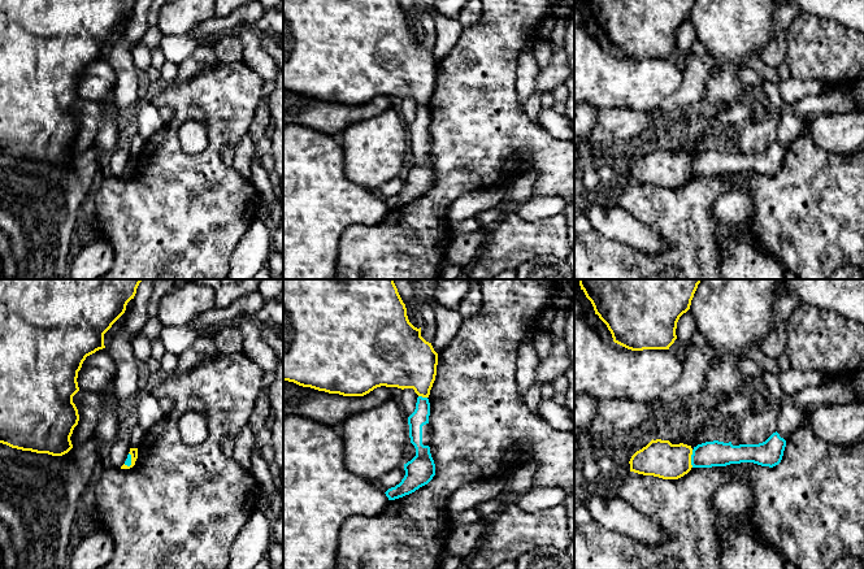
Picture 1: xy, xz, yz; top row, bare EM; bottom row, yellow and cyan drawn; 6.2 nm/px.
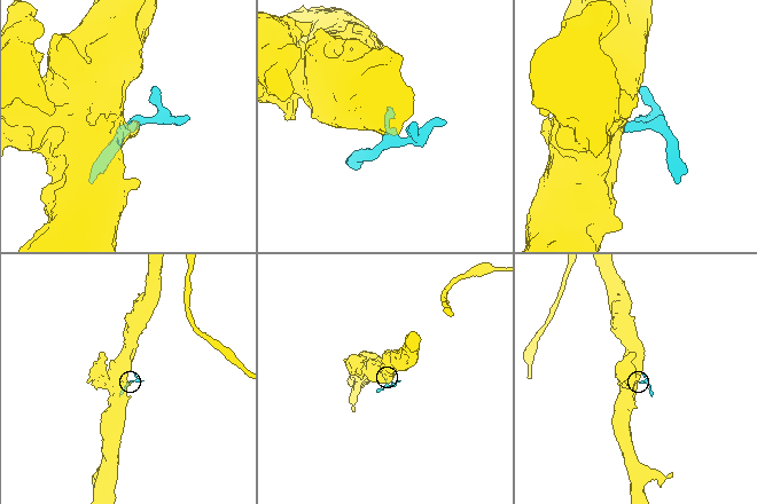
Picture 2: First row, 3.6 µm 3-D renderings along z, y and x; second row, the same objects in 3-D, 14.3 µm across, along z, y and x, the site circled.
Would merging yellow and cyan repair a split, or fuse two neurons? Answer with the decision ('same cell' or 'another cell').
another cell

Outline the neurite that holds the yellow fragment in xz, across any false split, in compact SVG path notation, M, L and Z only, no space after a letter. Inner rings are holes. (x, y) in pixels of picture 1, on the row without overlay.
M283 0L283 90L329 103L364 105L377 96L413 97L429 107L438 62L407 25L398 0Z

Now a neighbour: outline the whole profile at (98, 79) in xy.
M104 57L99 58L83 70L77 87L78 96L81 100L101 101L112 95L116 82L116 70Z

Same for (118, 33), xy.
M131 8L127 14L125 22L112 34L112 36L104 43L104 55L107 55L112 47L122 38L126 26L130 23L134 14L134 9Z

